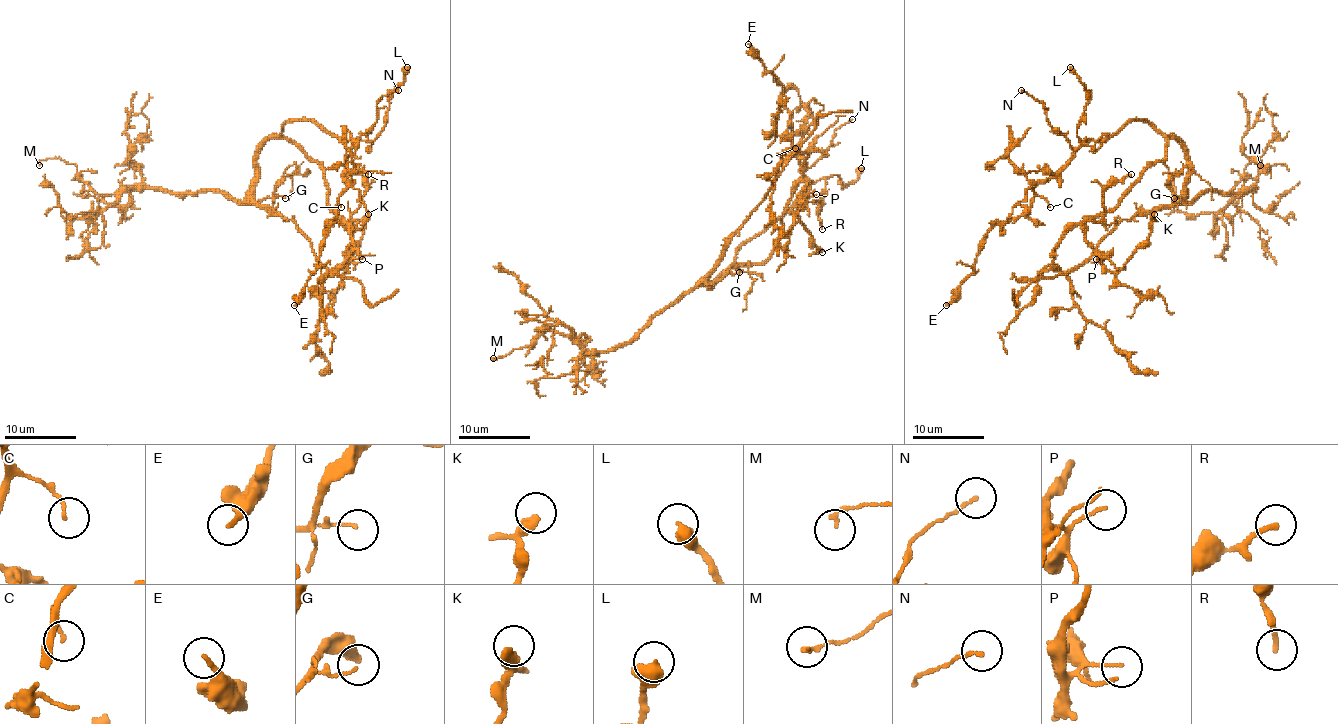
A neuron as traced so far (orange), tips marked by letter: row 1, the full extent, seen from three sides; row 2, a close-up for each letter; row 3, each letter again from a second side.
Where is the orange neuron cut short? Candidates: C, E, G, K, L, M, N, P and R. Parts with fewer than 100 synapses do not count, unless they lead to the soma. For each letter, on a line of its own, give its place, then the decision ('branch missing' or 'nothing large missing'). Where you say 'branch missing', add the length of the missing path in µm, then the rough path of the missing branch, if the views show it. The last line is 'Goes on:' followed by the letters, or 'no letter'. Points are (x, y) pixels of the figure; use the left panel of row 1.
C: at (341, 207); nothing large missing
E: at (294, 305); nothing large missing
G: at (285, 198); nothing large missing
K: at (368, 214); nothing large missing
L: at (407, 67); nothing large missing
M: at (39, 165); nothing large missing
N: at (398, 90); nothing large missing
P: at (362, 259); nothing large missing
R: at (368, 174); nothing large missing
Goes on: no letter

